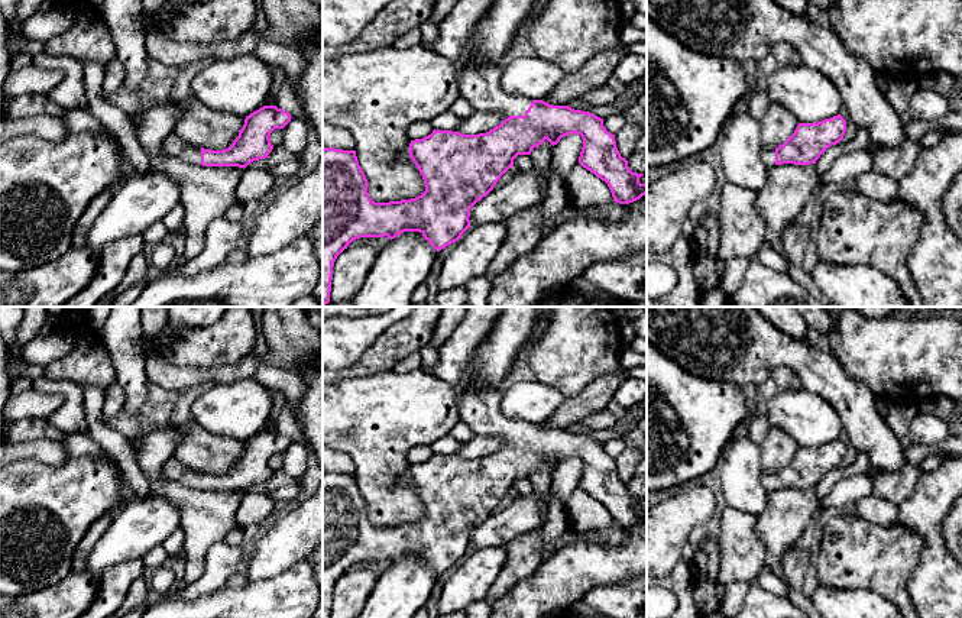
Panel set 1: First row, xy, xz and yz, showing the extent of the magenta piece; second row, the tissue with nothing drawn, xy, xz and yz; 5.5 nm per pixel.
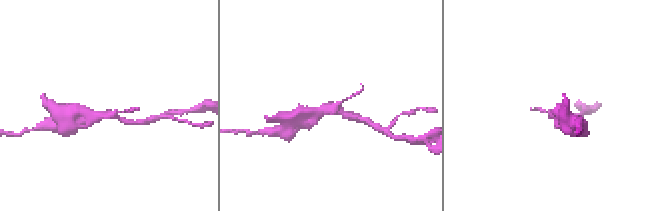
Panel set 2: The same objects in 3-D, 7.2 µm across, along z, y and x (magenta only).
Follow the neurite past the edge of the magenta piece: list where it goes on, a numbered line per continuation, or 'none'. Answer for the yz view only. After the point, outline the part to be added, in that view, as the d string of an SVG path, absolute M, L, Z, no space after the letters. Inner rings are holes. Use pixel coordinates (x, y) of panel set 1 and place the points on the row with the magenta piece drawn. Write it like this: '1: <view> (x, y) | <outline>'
1: yz (768, 155) | M762 148L761 158L762 158L767 169L775 166L775 149L764 149Z

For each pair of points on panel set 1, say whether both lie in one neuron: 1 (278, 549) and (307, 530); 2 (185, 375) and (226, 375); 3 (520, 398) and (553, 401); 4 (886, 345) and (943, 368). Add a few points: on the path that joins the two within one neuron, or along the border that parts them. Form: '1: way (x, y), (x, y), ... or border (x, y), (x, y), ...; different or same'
1: way (285, 544), (300, 531); same
2: way (196, 375), (216, 375); same
3: way (528, 401), (544, 401); same
4: way (900, 358), (929, 358); same

